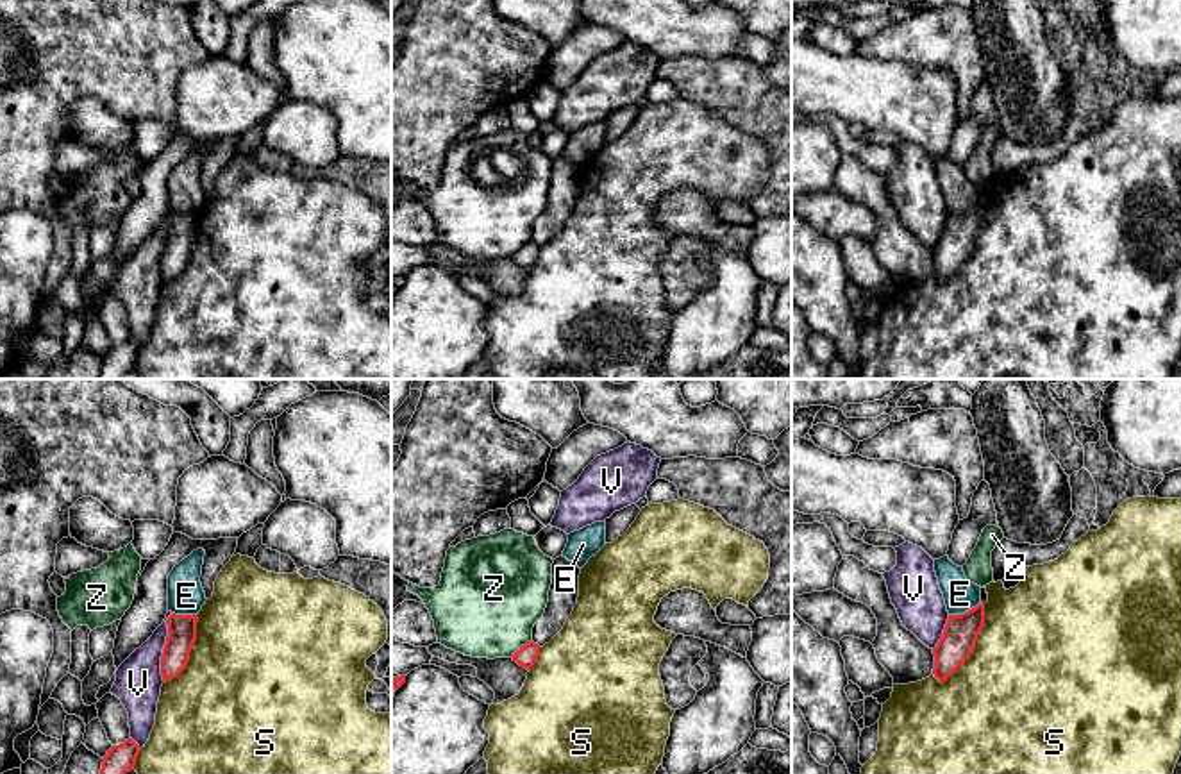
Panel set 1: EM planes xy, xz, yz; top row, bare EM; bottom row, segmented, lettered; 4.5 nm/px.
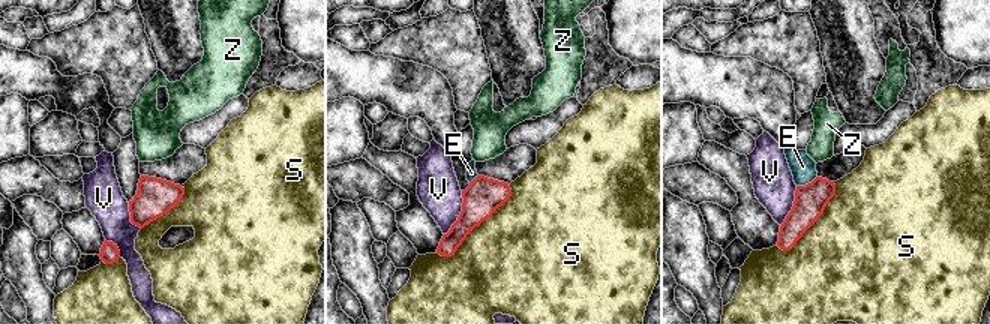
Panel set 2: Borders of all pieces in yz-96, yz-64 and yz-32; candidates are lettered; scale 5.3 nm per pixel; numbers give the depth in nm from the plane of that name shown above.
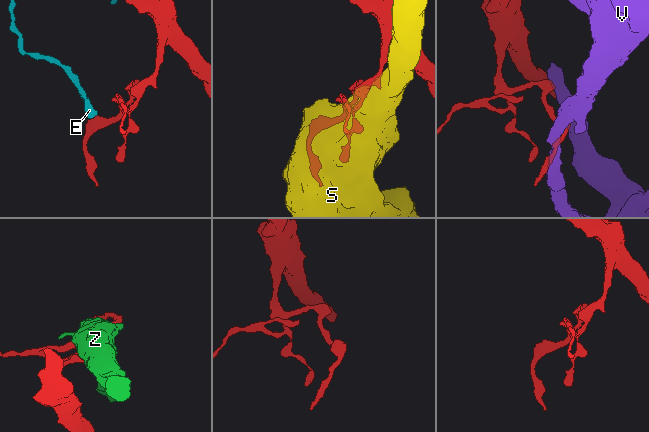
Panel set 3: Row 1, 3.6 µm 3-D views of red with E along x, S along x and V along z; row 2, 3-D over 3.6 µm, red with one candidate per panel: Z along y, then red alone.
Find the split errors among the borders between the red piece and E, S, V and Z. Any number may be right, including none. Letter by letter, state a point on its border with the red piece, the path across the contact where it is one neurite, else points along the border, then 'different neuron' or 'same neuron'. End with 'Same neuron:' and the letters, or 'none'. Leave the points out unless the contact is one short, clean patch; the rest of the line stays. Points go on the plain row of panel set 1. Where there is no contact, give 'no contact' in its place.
E: meets red in yz at (965, 211); different neuron
S: meets red in yz at (974, 245); different neuron
V: meets red in xy at (165, 247); different neuron
Z: meets red in xz at (522, 245); different neuron
Same neuron: none

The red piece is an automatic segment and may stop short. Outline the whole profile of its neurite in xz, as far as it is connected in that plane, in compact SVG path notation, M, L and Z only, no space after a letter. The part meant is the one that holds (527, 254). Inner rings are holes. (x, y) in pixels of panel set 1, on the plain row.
M532 240L522 245L511 257L523 268L531 268L540 256L540 245Z

